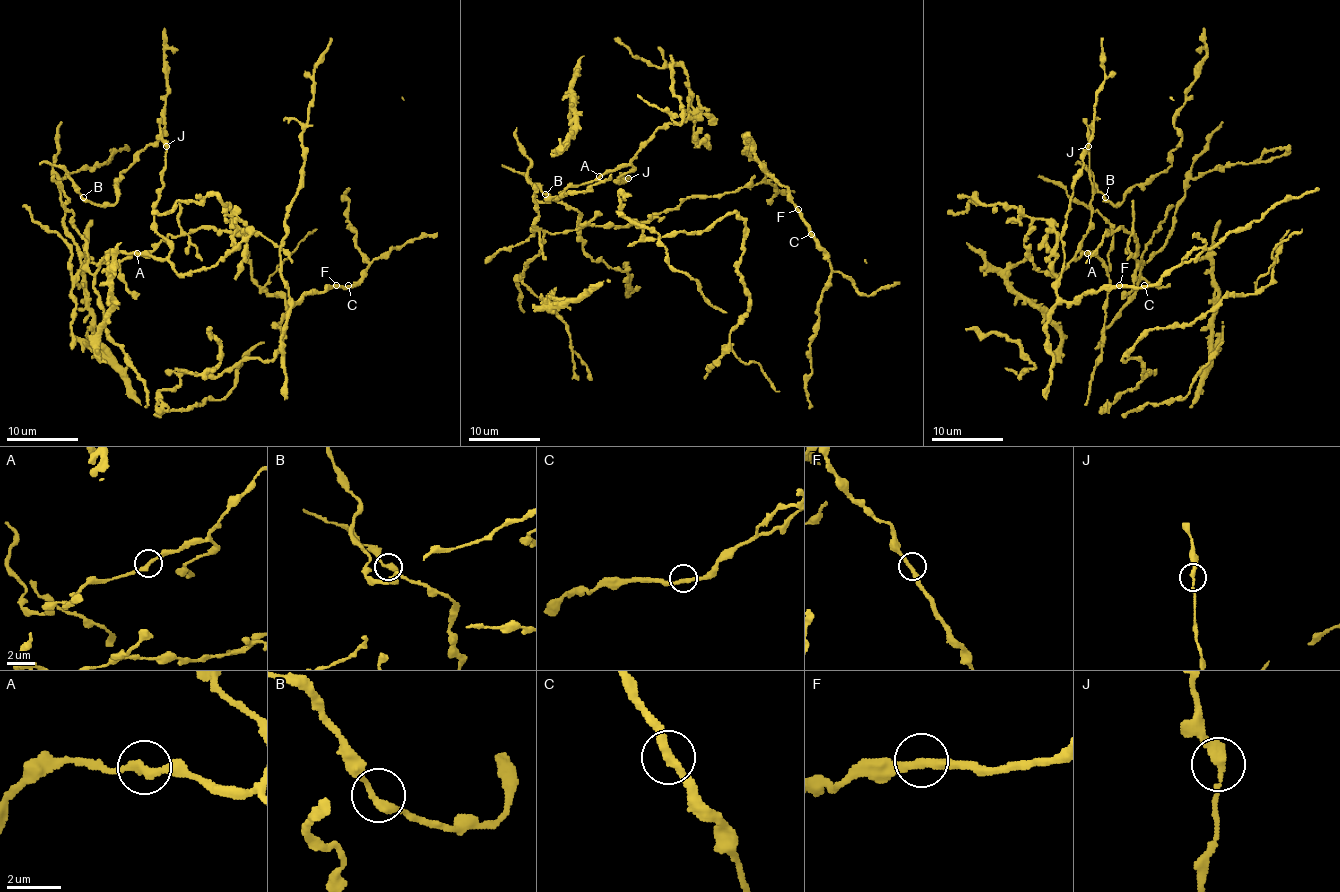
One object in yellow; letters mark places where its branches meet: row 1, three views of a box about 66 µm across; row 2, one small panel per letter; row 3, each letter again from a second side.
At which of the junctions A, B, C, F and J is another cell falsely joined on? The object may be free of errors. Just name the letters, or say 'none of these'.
J

